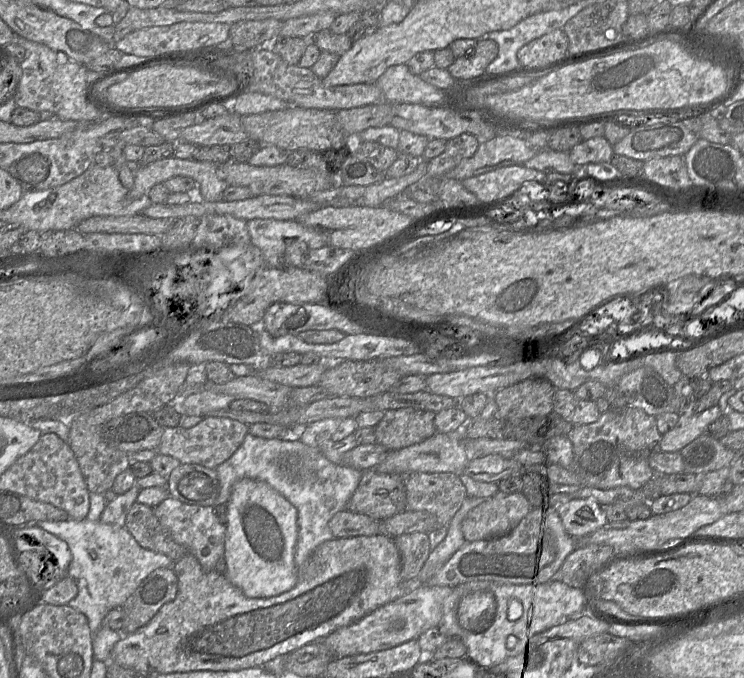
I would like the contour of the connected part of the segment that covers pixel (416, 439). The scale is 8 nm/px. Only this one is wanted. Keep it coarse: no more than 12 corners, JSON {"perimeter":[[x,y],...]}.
{"perimeter":[[384,412],[376,443],[396,451],[436,433],[435,413]]}

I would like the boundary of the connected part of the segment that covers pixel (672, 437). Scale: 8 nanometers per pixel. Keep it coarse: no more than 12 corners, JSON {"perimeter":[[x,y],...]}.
{"perimeter":[[719,405],[702,412],[684,408],[662,435],[660,450],[680,451],[722,415]]}

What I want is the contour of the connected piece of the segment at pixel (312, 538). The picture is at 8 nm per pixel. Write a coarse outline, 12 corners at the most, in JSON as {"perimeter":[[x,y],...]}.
{"perimeter":[[247,433],[218,465],[267,483],[297,509],[297,566],[334,539],[362,471],[300,440]]}

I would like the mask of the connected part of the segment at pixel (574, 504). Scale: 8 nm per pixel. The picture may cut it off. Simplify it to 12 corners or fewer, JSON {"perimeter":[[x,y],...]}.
{"perimeter":[[593,497],[558,512],[566,532],[583,538],[608,521]]}

